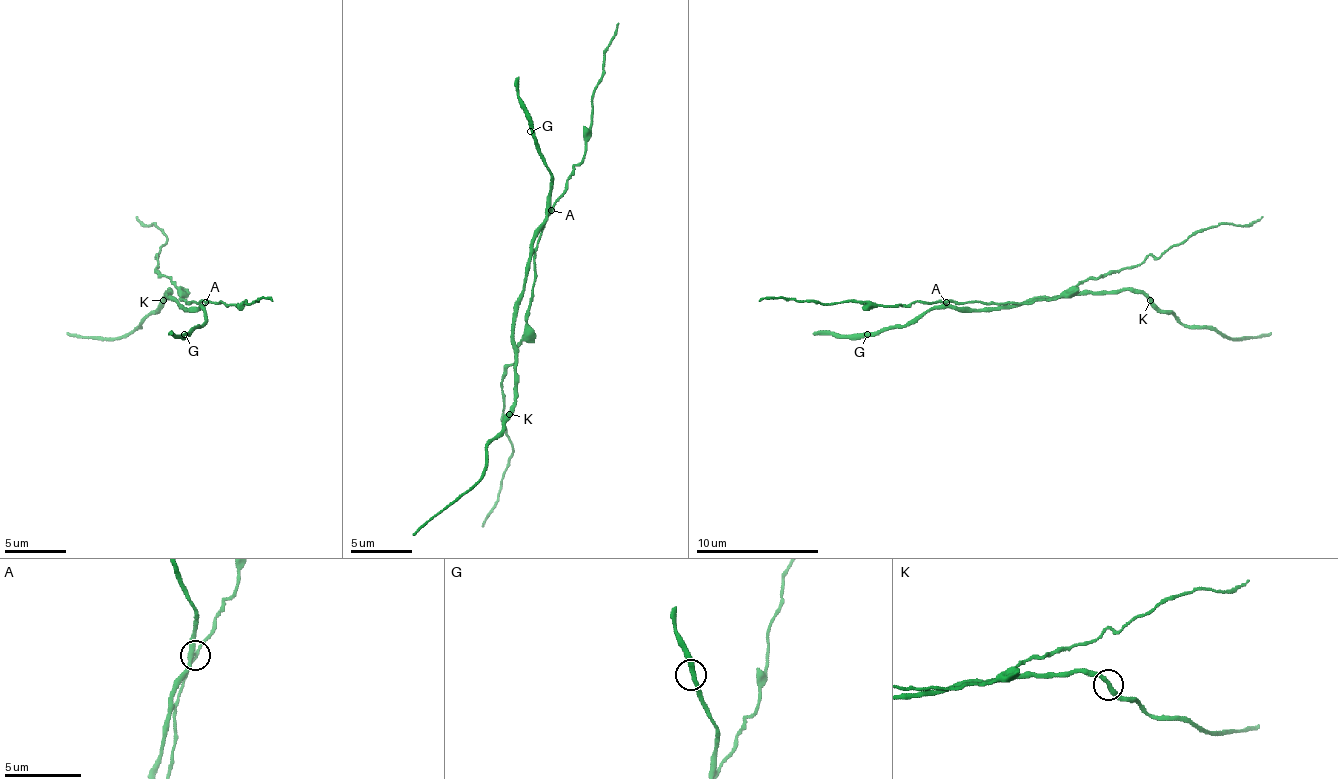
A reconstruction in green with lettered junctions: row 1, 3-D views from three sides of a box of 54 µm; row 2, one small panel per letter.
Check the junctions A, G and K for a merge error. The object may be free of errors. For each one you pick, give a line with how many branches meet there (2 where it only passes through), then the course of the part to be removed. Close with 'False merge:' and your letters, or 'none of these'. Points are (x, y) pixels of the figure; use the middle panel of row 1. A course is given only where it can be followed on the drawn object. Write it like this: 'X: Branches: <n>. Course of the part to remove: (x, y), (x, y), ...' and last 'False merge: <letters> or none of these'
A: Branches: 3. Course of the part to remove: (552, 211), (533, 260), (527, 331), (502, 380), (502, 426), (512, 445), (509, 463), (493, 512), (481, 528)
False merge: A

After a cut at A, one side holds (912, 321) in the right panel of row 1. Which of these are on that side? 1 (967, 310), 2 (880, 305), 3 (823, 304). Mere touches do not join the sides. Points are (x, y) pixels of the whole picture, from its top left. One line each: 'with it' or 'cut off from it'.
1: with it
2: cut off from it
3: cut off from it

